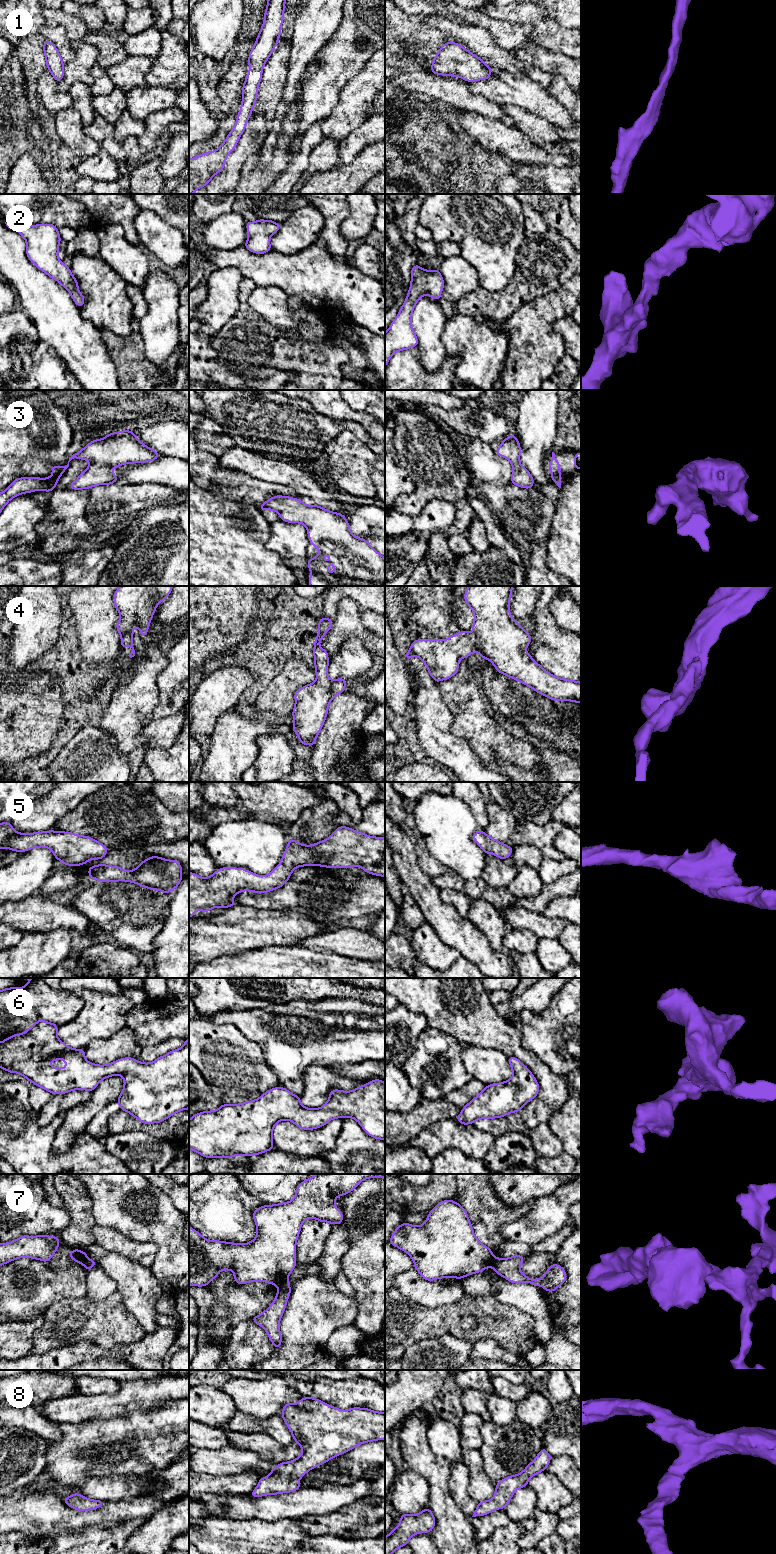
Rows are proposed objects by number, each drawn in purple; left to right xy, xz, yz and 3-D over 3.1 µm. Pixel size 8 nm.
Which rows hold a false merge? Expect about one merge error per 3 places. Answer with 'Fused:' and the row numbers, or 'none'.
Fused: 7

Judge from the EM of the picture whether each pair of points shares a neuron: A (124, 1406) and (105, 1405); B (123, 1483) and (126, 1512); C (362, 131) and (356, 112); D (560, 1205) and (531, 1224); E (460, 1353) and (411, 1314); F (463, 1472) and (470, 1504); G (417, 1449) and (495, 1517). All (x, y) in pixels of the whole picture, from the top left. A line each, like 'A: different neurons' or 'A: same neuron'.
A: same neuron
B: different neurons
C: different neurons
D: same neuron
E: different neurons
F: same neuron
G: different neurons

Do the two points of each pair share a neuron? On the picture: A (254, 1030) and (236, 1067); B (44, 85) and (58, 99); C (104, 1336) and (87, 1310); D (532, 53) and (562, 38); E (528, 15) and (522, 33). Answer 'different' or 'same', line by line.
A: different
B: same
C: same
D: different
E: different

